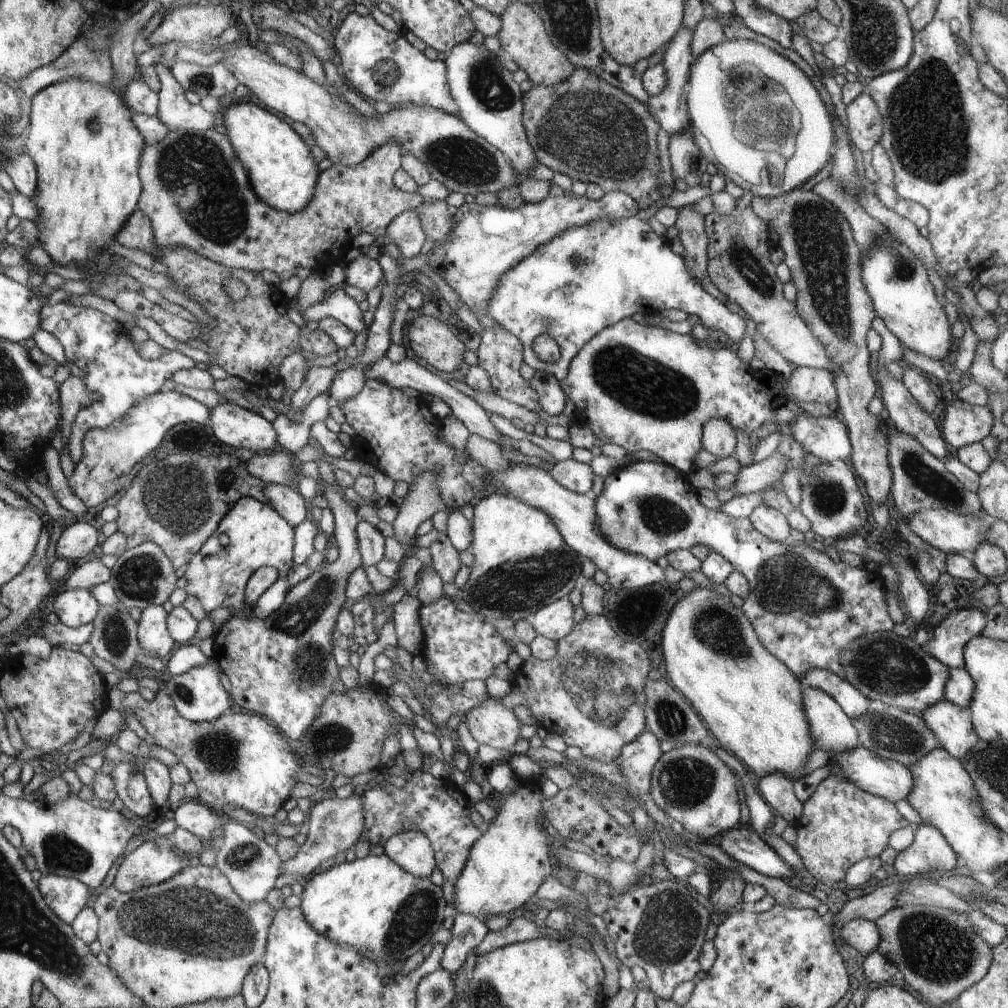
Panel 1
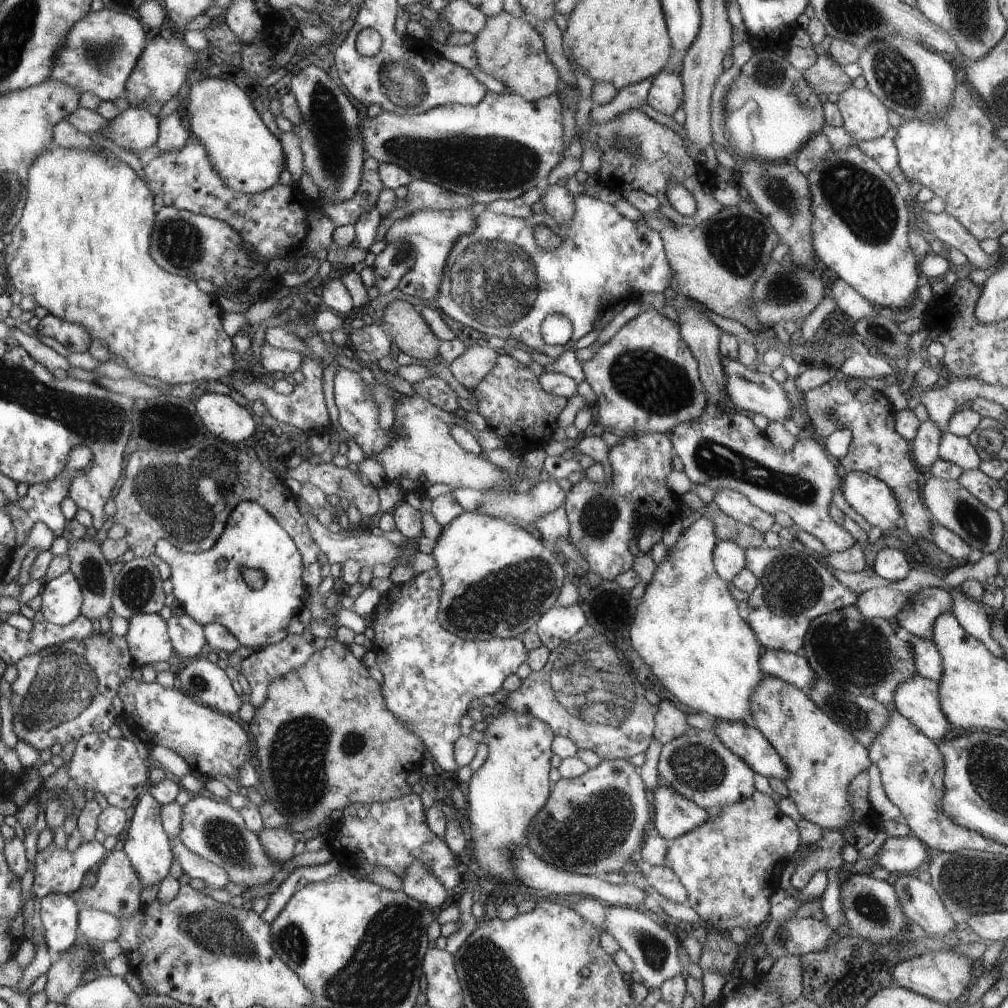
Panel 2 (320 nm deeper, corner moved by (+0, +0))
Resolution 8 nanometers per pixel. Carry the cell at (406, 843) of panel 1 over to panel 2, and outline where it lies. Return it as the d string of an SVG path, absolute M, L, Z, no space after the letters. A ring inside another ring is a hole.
M412 861L407 868L407 877L402 882L402 891L410 898L439 911L452 901L447 888L434 879L429 869L420 861Z

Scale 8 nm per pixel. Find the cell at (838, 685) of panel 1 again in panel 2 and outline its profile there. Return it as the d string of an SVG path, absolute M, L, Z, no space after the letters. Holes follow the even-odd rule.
M764 649L759 656L760 668L803 691L808 690L818 677L803 654L781 650Z

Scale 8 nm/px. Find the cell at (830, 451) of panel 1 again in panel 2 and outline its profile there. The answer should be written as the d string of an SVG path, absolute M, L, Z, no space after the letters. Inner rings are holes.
M721 356L720 362L725 372L725 393L732 408L746 412L749 415L762 414L771 421L784 422L791 418L791 403L782 385L770 375L762 373L754 368L748 368L736 359Z

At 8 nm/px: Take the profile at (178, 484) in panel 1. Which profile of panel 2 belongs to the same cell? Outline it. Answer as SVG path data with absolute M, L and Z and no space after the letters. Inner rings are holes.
M207 434L202 442L177 453L148 452L148 449L140 446L136 452L126 458L122 484L119 484L118 492L114 495L114 502L117 506L117 511L113 515L114 524L126 527L127 533L124 539L136 557L147 558L158 568L159 572L164 572L166 575L164 562L156 553L155 542L157 540L167 540L183 553L206 552L217 543L230 513L242 501L254 501L263 505L280 523L280 526L296 543L301 556L306 556L306 572L302 571L302 576L306 576L306 584L310 584L311 591L318 588L323 578L320 576L320 564L318 564L319 544L310 534L307 520L304 520L298 511L295 494L292 494L282 482L278 482L278 478L272 474L271 470L262 466L260 456L246 443L230 444L221 437Z

